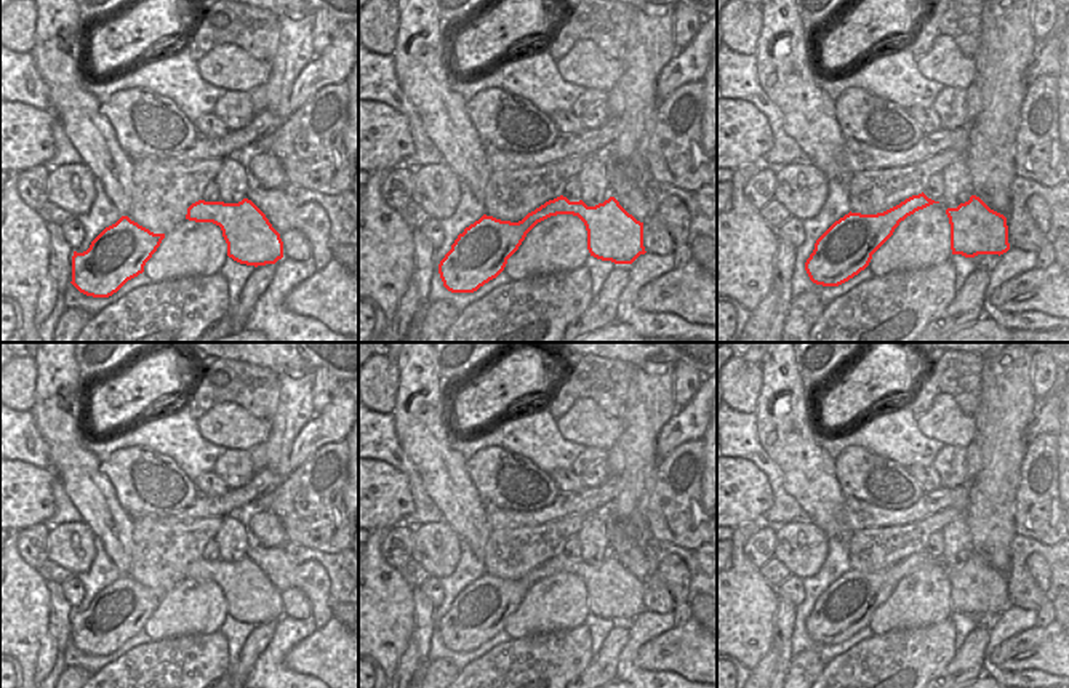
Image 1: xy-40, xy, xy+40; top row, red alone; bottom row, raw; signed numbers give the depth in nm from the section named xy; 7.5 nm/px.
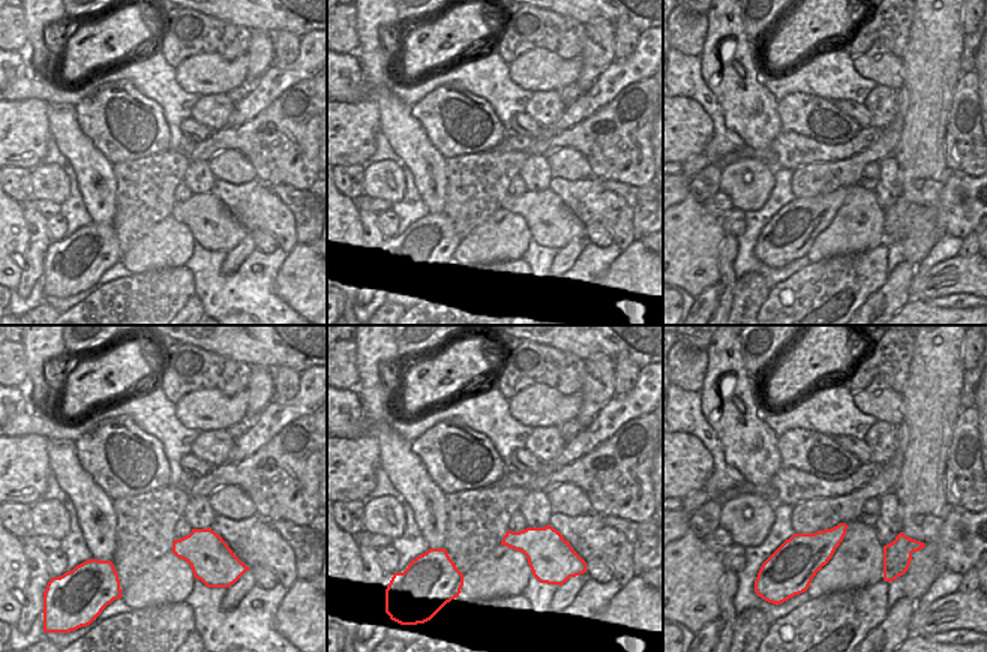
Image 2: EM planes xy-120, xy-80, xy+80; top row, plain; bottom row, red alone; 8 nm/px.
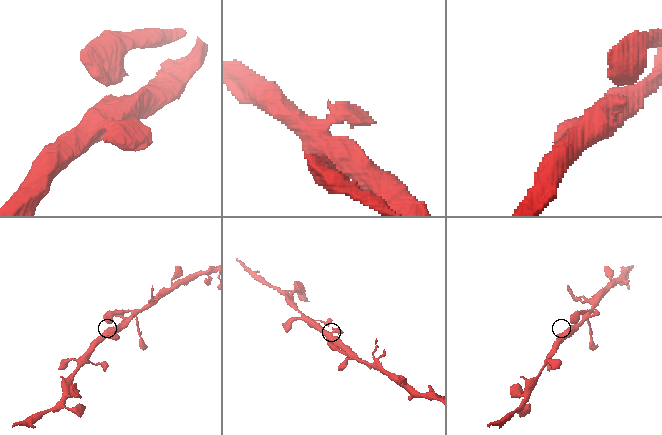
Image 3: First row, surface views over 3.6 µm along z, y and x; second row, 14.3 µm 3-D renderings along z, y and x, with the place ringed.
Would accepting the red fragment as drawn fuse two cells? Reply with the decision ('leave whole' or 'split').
leave whole

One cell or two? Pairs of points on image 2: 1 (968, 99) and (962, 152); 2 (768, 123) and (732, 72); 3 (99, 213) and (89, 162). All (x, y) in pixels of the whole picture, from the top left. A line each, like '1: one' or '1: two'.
1: one
2: one
3: one

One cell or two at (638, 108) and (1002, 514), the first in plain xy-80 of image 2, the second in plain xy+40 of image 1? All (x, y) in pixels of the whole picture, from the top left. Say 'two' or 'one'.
two

